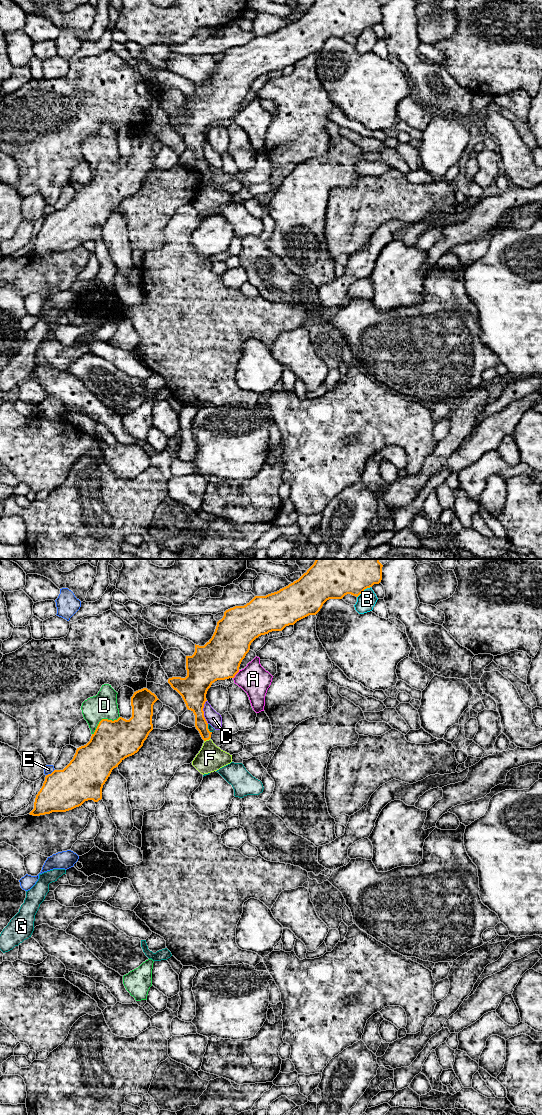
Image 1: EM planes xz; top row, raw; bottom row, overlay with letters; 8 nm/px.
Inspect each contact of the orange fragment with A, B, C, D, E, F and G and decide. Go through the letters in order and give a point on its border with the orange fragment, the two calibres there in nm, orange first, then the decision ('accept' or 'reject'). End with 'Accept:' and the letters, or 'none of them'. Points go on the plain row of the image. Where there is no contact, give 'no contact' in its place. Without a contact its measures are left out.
A: meets orange in xz at (236, 113); 340 nm thick on the orange side, 240 nm on the other; reject
B: meets orange in xz at (363, 30); 320 nm thick on the orange side, 150 nm on the other; reject
C: meets orange in xz at (203, 152); 220 nm thick on the orange side, 120 nm on the other; reject
D: meets orange in xz at (103, 159); 340 nm thick on the orange side, 220 nm on the other; reject
E: meets orange in xz at (51, 213); 340 nm thick on the orange side, 70 nm on the other; reject
F: meets orange in xz at (206, 179); 100 nm thick on the orange side, 220 nm on the other; reject
G: meets orange in xz at (207, 168); 160 nm thick on the orange side, 50 nm on the other; reject
Accept: none of them

